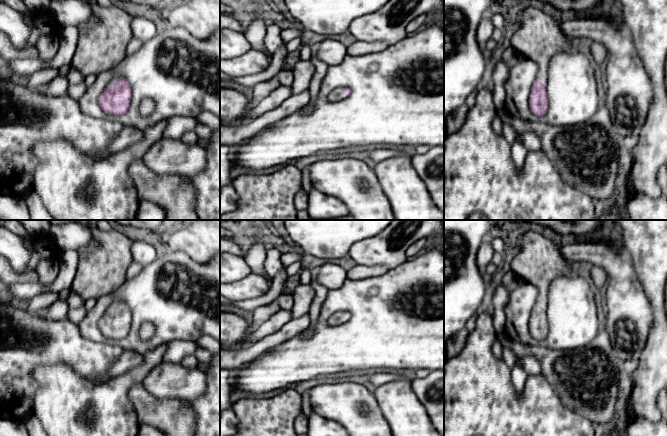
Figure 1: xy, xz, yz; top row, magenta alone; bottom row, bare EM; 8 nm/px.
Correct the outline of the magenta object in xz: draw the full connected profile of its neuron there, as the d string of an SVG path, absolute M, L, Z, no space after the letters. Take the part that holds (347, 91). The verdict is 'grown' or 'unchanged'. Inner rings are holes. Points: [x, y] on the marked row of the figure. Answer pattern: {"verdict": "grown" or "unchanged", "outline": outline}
{"verdict": "grown", "outline": "M336 88L328 95L328 100L330 102L341 101L351 94L351 89L346 88Z"}

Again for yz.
{"verdict": "grown", "outline": "M538 8L523 11L523 22L511 29L507 43L525 59L538 65L536 81L529 95L529 108L538 117L548 110L547 72L550 59L559 52L573 49L572 40L562 33L559 22Z"}

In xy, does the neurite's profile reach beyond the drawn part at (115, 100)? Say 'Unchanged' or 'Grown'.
Grown

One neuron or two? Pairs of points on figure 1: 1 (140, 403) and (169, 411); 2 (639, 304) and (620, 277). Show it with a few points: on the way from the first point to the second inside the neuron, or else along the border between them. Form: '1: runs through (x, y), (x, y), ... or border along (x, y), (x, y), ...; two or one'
1: runs through (147, 407), (152, 411), (162, 411); one
2: runs through (632, 297), (623, 288), (622, 284); one

